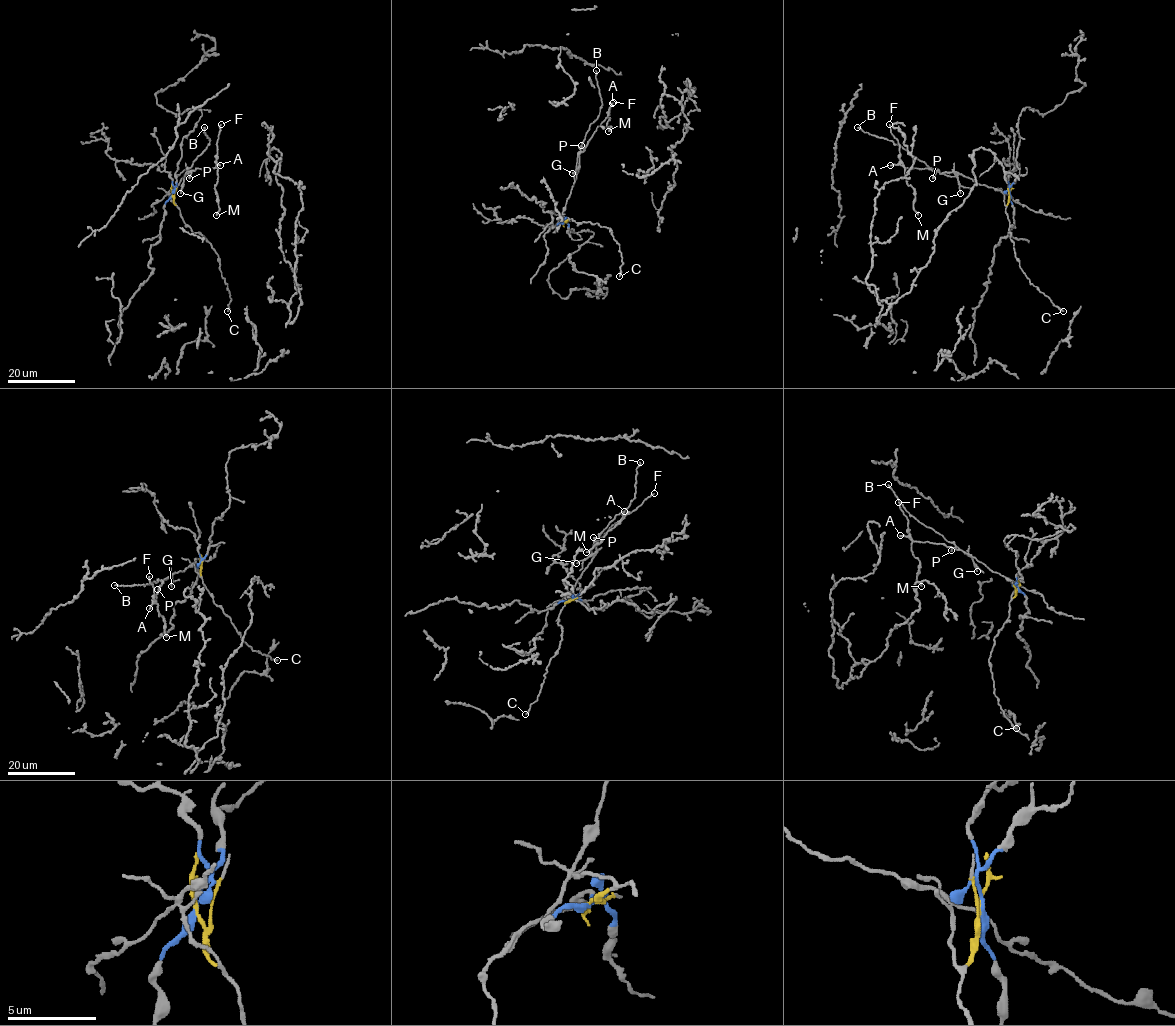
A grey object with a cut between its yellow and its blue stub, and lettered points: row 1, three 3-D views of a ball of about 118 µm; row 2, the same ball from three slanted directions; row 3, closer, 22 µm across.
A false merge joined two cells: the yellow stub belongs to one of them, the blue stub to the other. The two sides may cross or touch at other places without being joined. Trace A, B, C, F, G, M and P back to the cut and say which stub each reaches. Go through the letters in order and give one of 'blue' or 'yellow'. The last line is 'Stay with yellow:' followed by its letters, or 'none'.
A: yellow
B: yellow
C: yellow
F: yellow
G: yellow
M: yellow
P: yellow
Stay with yellow: A, B, C, F, G, M, P

